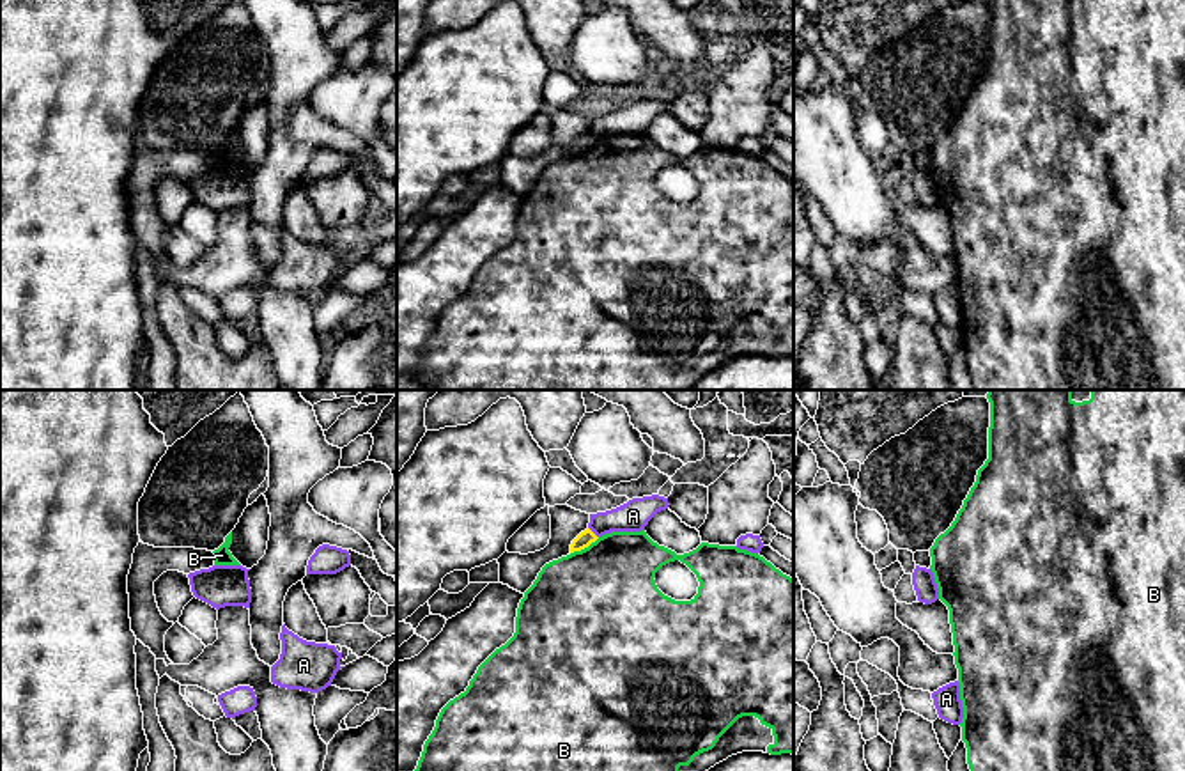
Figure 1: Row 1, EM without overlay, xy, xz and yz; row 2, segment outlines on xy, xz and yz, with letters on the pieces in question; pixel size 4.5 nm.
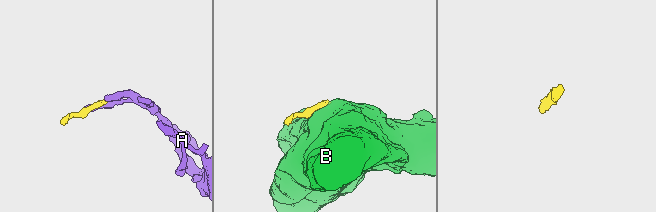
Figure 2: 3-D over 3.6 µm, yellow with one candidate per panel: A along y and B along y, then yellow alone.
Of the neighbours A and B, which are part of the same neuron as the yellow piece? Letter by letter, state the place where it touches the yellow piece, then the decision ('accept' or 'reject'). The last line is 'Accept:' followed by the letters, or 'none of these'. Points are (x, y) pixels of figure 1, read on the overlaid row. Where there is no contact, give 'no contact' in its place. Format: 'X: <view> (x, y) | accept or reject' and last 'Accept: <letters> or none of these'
A: xz (592, 532) | reject
B: xz (585, 546) | reject
Accept: none of these

